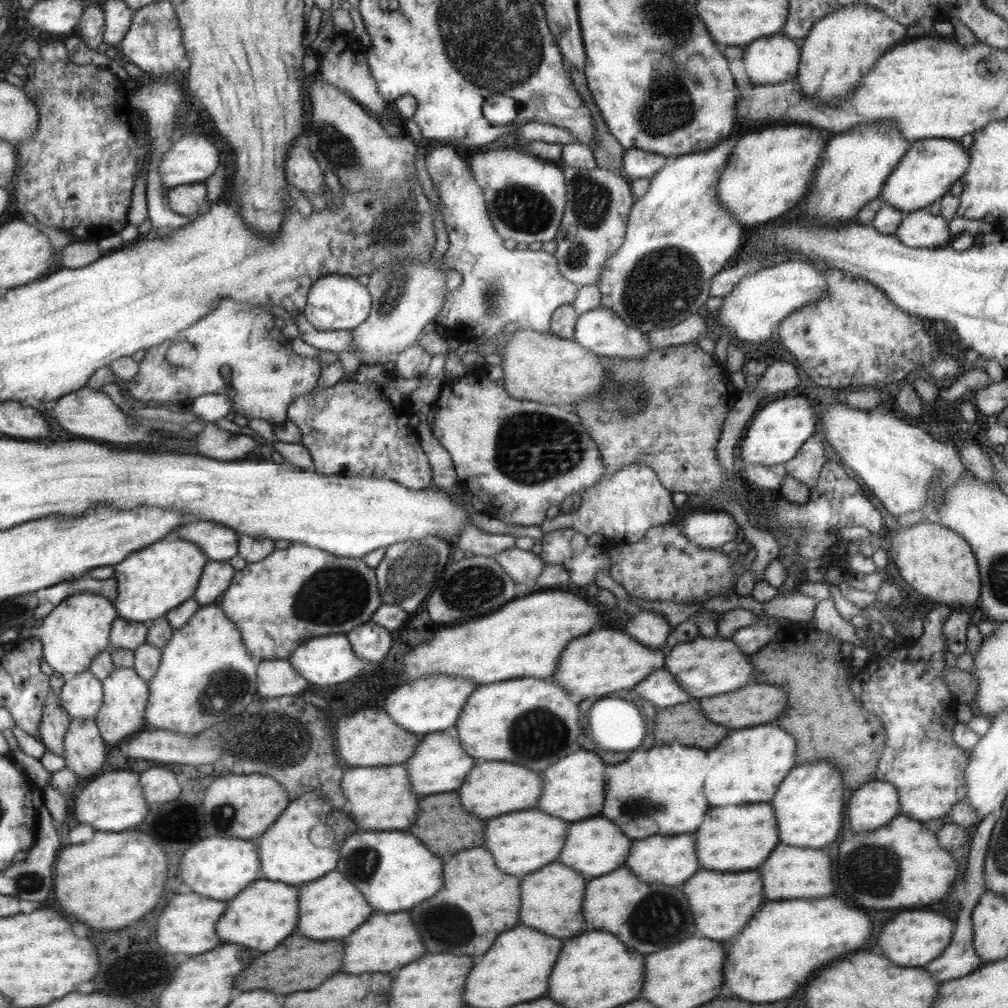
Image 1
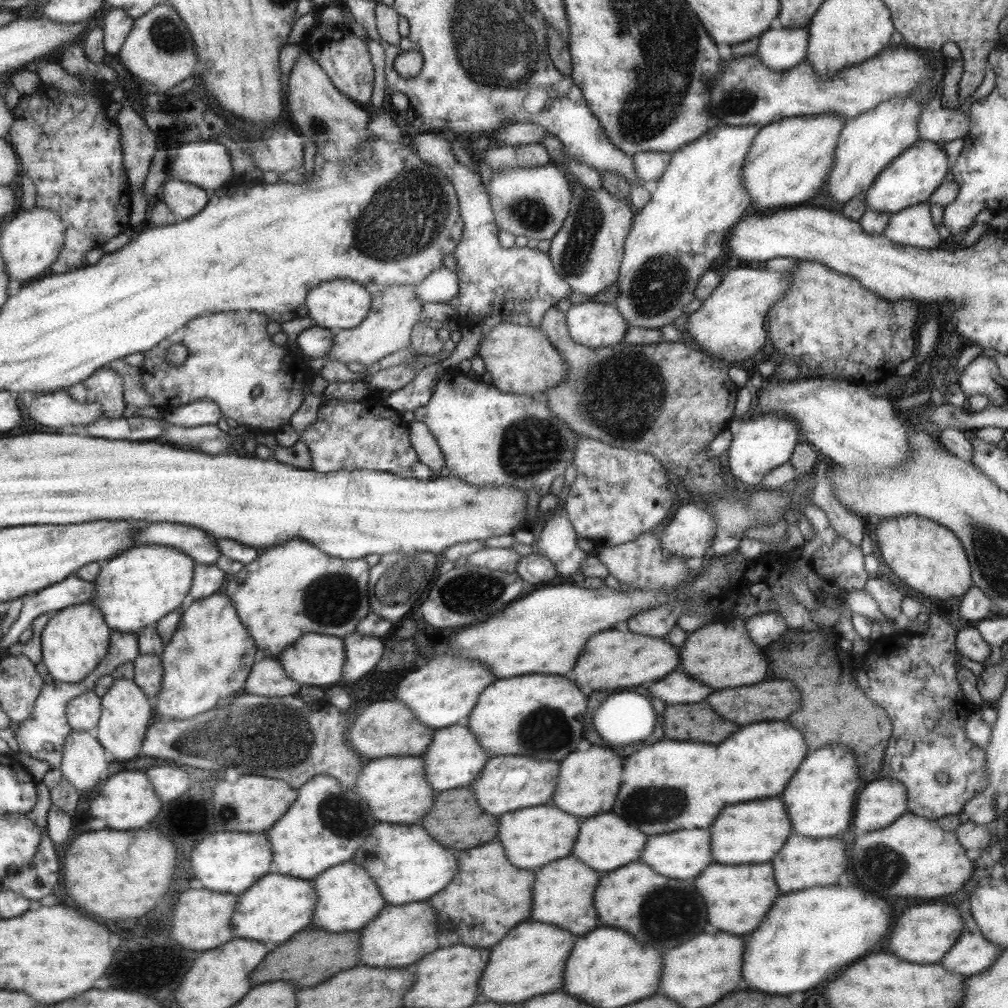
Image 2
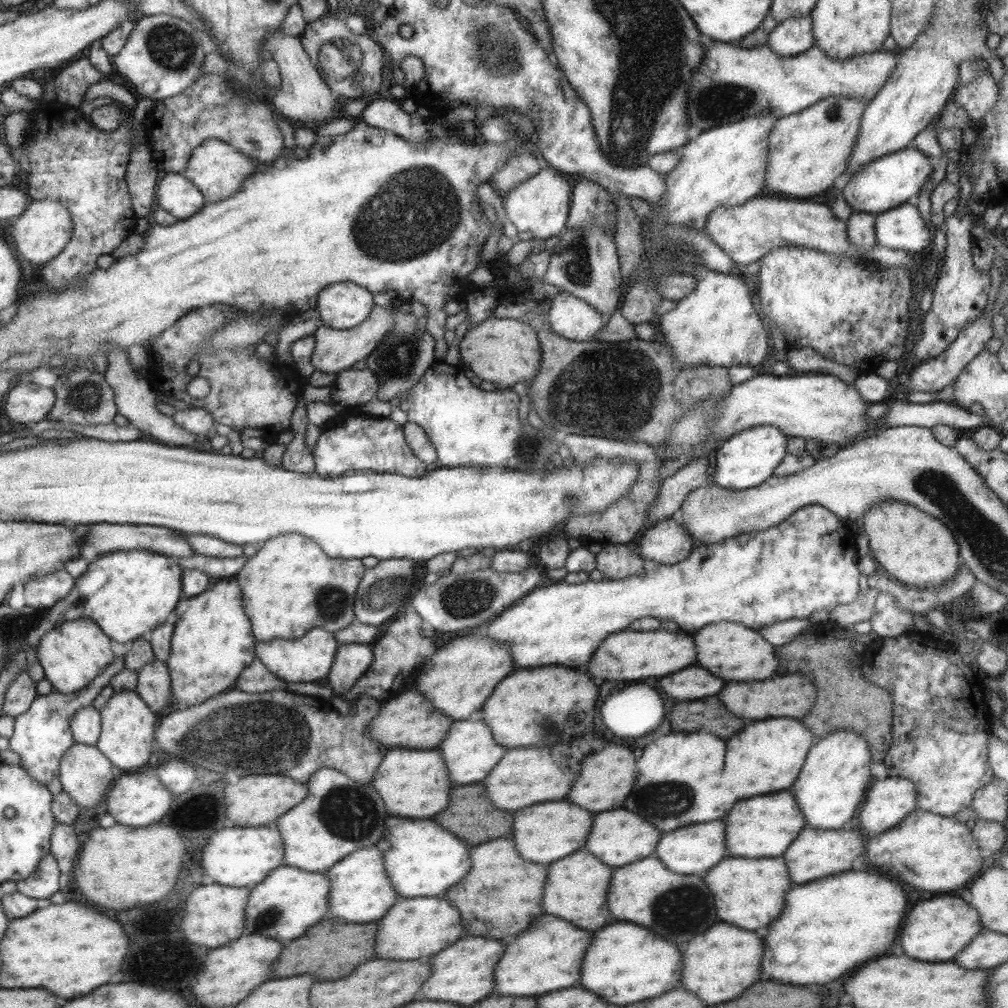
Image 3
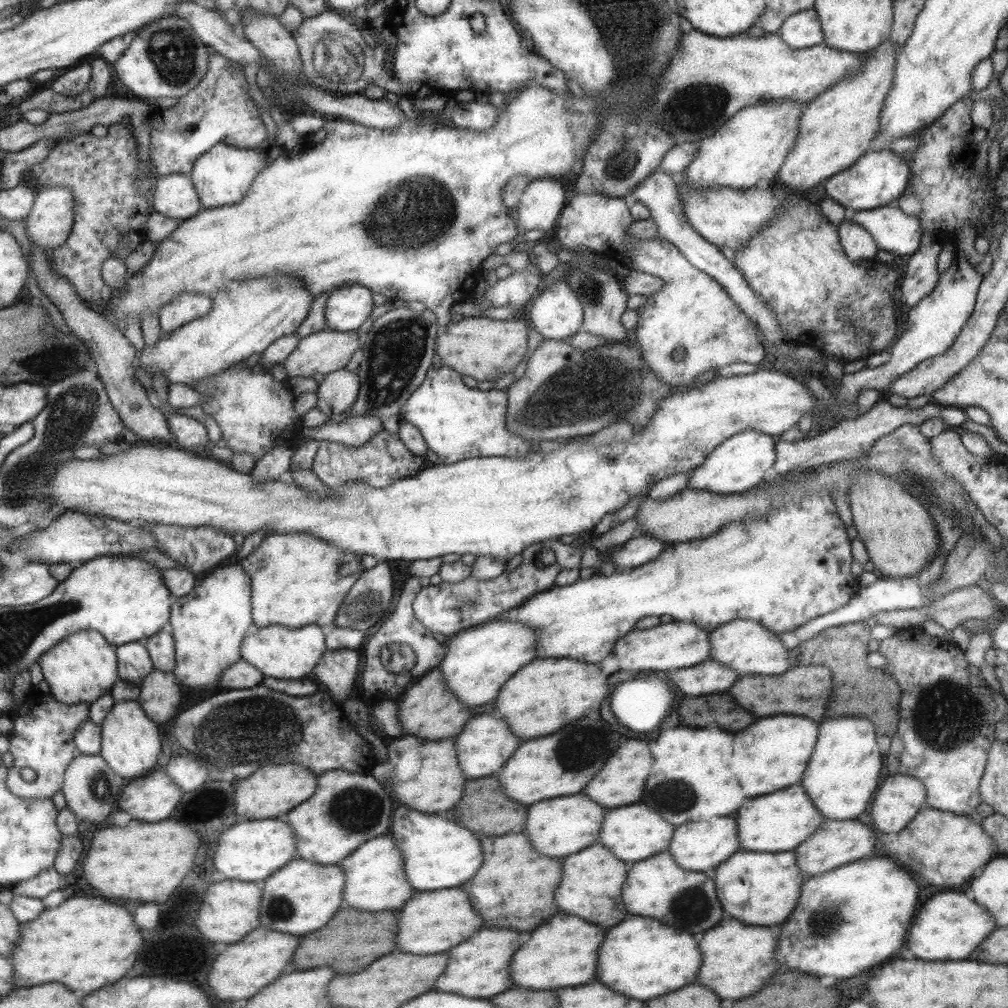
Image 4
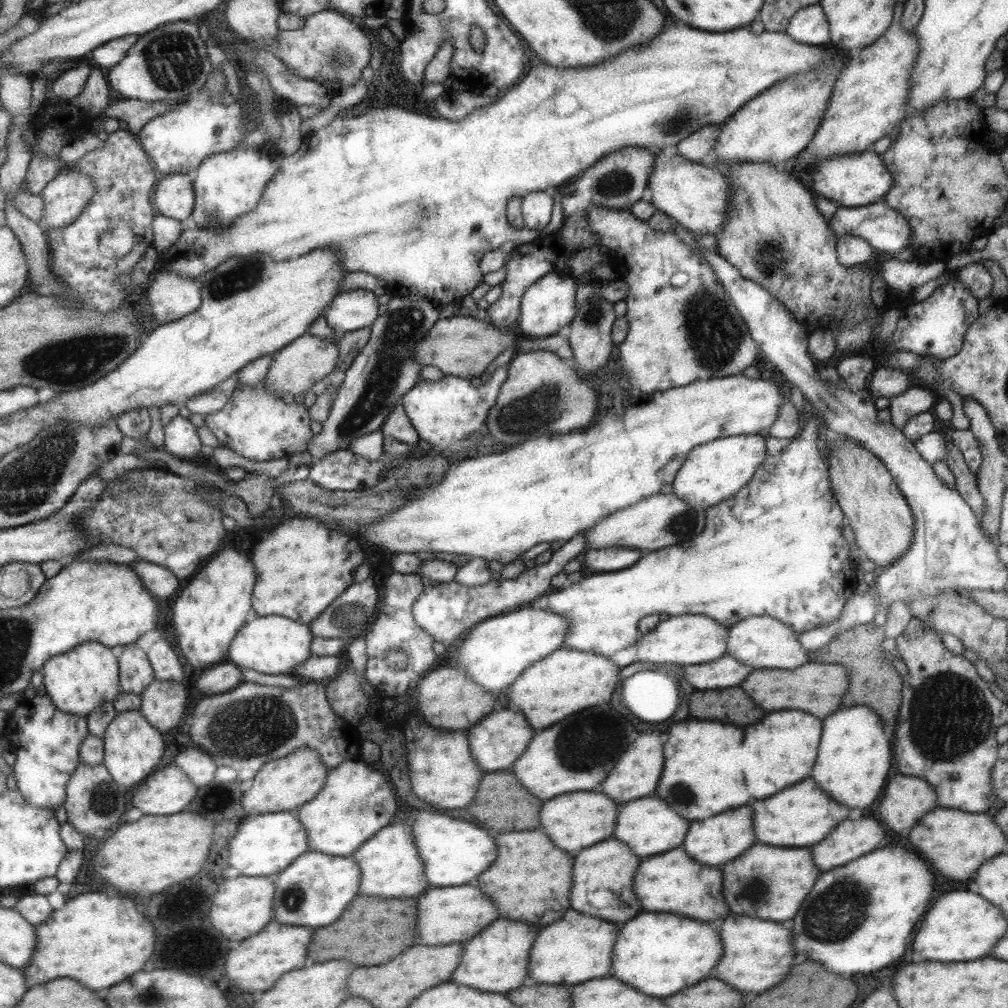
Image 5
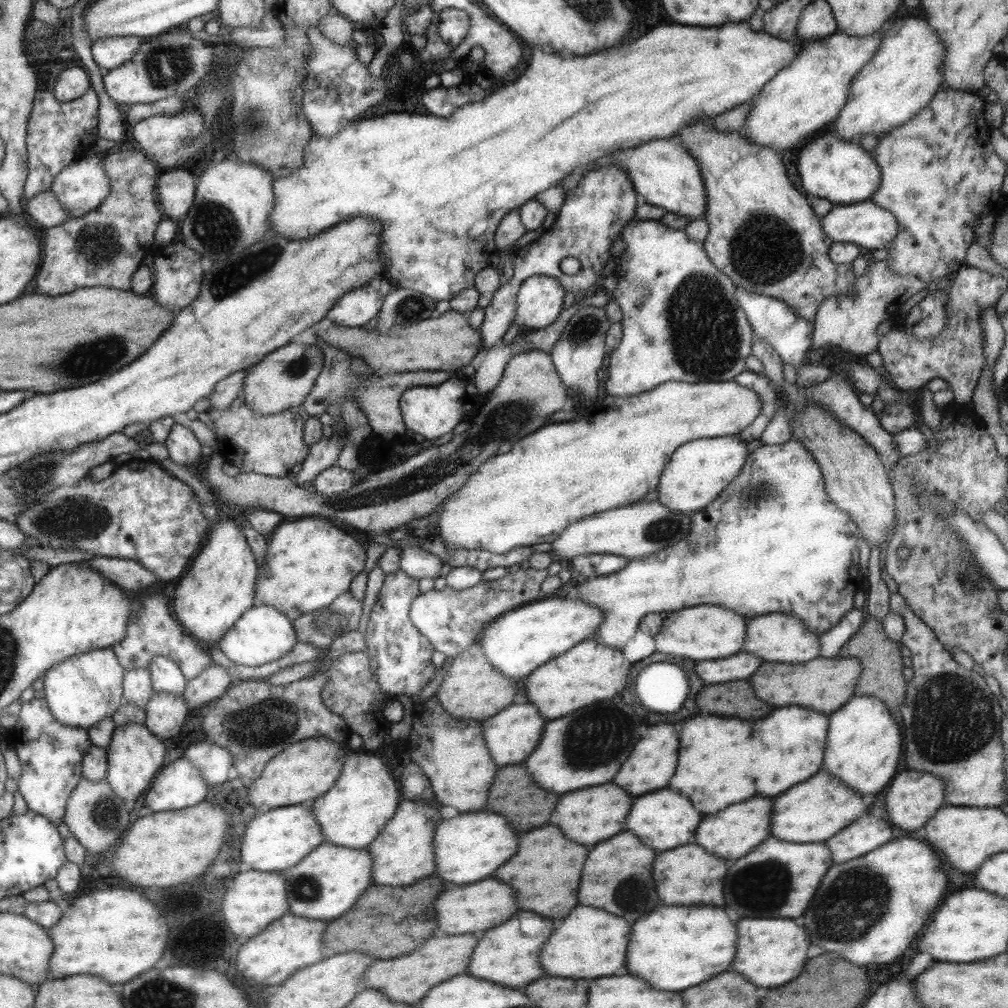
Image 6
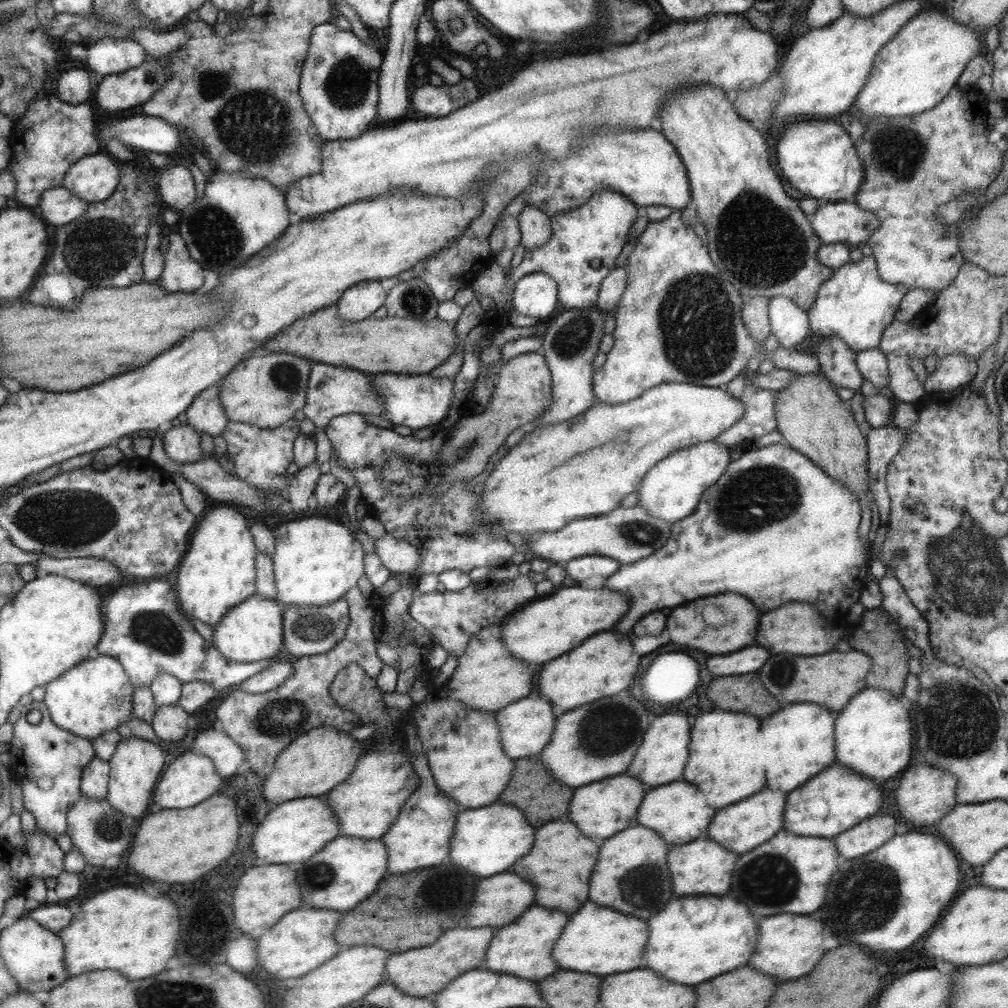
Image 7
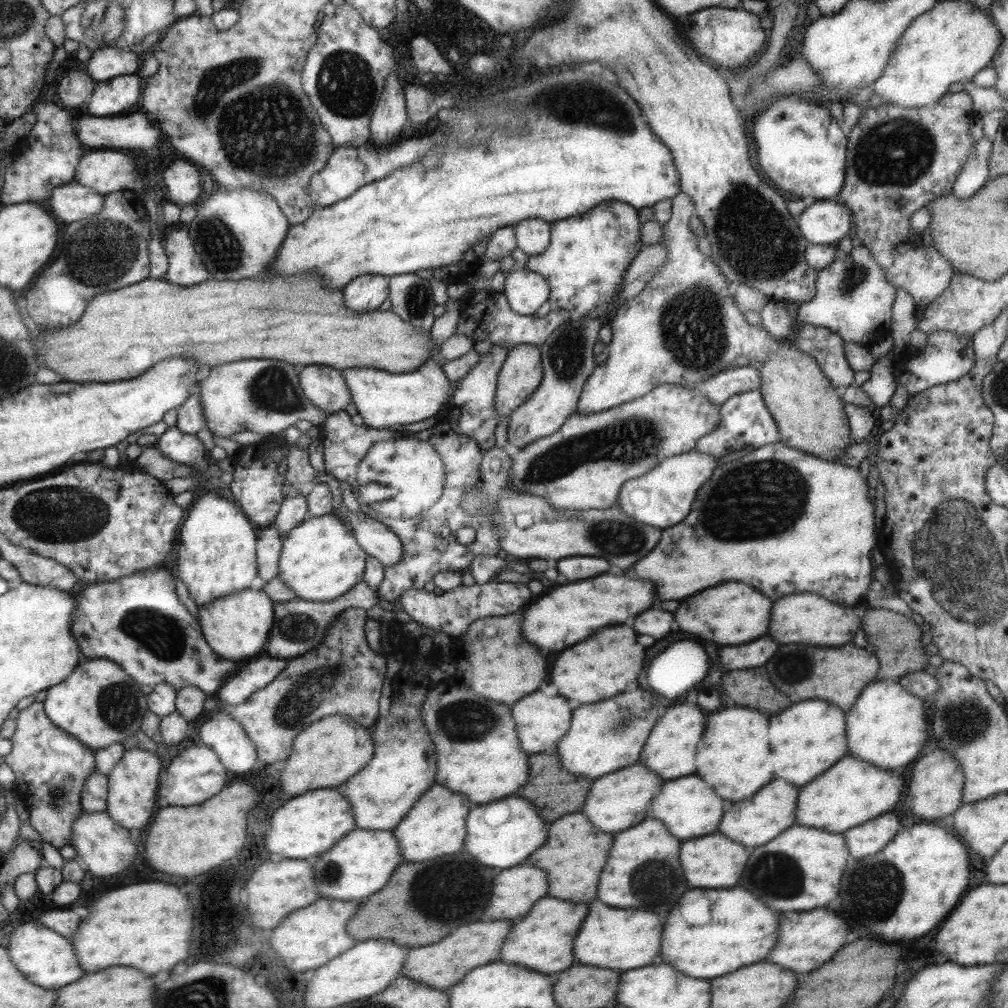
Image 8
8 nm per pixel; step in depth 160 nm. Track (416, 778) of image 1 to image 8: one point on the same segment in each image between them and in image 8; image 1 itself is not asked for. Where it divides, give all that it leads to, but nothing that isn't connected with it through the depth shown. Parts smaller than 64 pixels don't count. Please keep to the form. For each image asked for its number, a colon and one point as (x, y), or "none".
2: (453, 759)
3: (469, 751)
4: (484, 744)
5: (496, 741)
6: (511, 735)
7: (525, 726)
8: (541, 721)

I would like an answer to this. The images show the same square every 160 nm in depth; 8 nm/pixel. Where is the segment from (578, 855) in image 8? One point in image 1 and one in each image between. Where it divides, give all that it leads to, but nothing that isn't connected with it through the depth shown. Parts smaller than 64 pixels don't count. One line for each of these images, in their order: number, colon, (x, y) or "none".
1: (454, 920)
2: (478, 912)
3: (501, 895)
4: (514, 887)
5: (529, 872)
6: (545, 871)
7: (559, 865)

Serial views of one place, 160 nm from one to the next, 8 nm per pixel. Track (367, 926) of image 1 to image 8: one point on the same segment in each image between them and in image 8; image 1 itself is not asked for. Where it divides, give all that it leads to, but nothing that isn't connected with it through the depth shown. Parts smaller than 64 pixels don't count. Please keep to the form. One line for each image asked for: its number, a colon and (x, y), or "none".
2: (399, 935)
3: (412, 928)
4: (433, 922)
5: (454, 914)
6: (485, 904)
7: (501, 898)
8: (514, 890)

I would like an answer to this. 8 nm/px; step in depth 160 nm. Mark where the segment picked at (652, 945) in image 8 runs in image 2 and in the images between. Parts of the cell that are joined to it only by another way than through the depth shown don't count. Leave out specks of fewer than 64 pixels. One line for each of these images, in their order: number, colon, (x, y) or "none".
2: (528, 961)
3: (545, 957)
4: (562, 952)
5: (576, 948)
6: (588, 943)
7: (597, 940)

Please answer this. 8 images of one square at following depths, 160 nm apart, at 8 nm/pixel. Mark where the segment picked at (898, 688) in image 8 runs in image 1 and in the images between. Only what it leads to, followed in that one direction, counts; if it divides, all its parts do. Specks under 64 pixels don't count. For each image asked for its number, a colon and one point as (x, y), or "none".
1: (808, 804)
2: (818, 798)
3: (832, 781)
4: (842, 775)
5: (853, 757)
6: (863, 748)
7: (874, 737)

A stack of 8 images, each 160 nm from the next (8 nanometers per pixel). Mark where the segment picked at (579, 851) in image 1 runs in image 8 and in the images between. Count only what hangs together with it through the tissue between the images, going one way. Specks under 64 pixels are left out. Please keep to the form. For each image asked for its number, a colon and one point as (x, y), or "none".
2: (604, 843)
3: (618, 837)
4: (632, 833)
5: (648, 826)
6: (663, 819)
7: (677, 812)
8: (688, 808)

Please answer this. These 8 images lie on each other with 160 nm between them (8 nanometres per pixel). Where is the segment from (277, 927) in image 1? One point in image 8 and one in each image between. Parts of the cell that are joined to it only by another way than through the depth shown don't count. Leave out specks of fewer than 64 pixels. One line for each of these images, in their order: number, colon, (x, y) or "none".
2: (274, 908)
3: (289, 900)
4: (300, 897)
5: (313, 890)
6: (323, 885)
7: (347, 870)
8: (359, 864)

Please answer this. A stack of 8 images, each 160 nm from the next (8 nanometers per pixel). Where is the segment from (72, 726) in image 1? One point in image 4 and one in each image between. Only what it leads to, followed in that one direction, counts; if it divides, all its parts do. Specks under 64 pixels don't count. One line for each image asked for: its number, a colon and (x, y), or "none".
2: (83, 765)
3: (85, 774)
4: (91, 789)

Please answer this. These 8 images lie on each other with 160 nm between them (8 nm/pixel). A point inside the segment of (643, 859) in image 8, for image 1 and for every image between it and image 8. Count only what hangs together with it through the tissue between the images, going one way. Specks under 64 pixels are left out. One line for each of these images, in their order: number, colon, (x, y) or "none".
1: (551, 898)
2: (563, 893)
3: (576, 889)
4: (590, 889)
5: (603, 874)
6: (616, 877)
7: (631, 875)

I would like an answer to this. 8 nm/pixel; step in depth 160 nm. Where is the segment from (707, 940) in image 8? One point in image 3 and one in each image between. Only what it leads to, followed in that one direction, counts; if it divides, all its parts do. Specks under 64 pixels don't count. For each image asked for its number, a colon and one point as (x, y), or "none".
3: (624, 963)
4: (641, 958)
5: (658, 953)
6: (674, 947)
7: (694, 938)

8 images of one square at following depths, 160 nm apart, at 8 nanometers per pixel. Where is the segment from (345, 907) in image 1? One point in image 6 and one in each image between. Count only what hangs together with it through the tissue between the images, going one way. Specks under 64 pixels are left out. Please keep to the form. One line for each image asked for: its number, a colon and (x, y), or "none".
2: (348, 899)
3: (360, 891)
4: (375, 880)
5: (389, 864)
6: (402, 853)

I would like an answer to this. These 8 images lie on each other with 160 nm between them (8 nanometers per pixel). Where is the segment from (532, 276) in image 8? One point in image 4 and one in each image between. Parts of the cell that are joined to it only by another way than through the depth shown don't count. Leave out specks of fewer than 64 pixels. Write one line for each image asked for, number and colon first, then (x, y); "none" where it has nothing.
4: (556, 313)
5: (548, 304)
6: (538, 301)
7: (535, 294)

